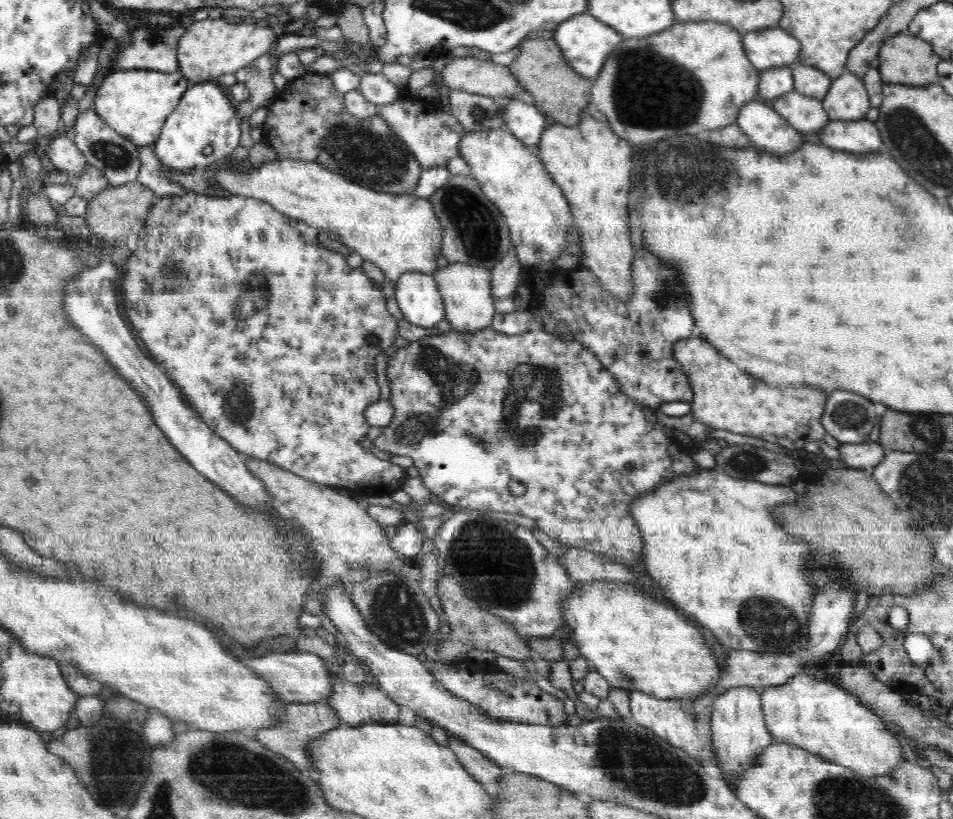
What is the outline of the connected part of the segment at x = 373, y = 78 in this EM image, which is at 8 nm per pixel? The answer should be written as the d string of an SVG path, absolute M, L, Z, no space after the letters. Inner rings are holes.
M381 73L362 74L360 76L360 85L357 89L358 92L362 93L362 97L376 106L396 104L396 102L406 98L404 86L388 81Z

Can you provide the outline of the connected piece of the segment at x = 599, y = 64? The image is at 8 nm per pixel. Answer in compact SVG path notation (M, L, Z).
M582 13L568 18L560 23L553 32L553 39L563 51L563 57L567 59L572 71L584 78L595 78L603 70L607 56L625 39L612 26L604 24L600 19L591 14Z

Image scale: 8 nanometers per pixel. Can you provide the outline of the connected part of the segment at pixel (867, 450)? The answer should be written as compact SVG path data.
M878 442L862 444L844 444L837 448L840 458L846 466L852 469L870 470L882 462L886 450Z

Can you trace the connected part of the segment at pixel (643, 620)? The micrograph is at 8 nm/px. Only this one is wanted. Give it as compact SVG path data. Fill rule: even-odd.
M604 581L578 587L578 591L564 600L564 626L558 629L557 636L566 642L572 642L593 670L598 671L607 680L612 689L623 689L626 693L639 691L659 699L692 700L703 697L716 688L720 666L714 660L714 654L706 648L702 632L696 624L690 624L674 608L664 606L662 602L644 596L640 590L628 585L608 585Z

